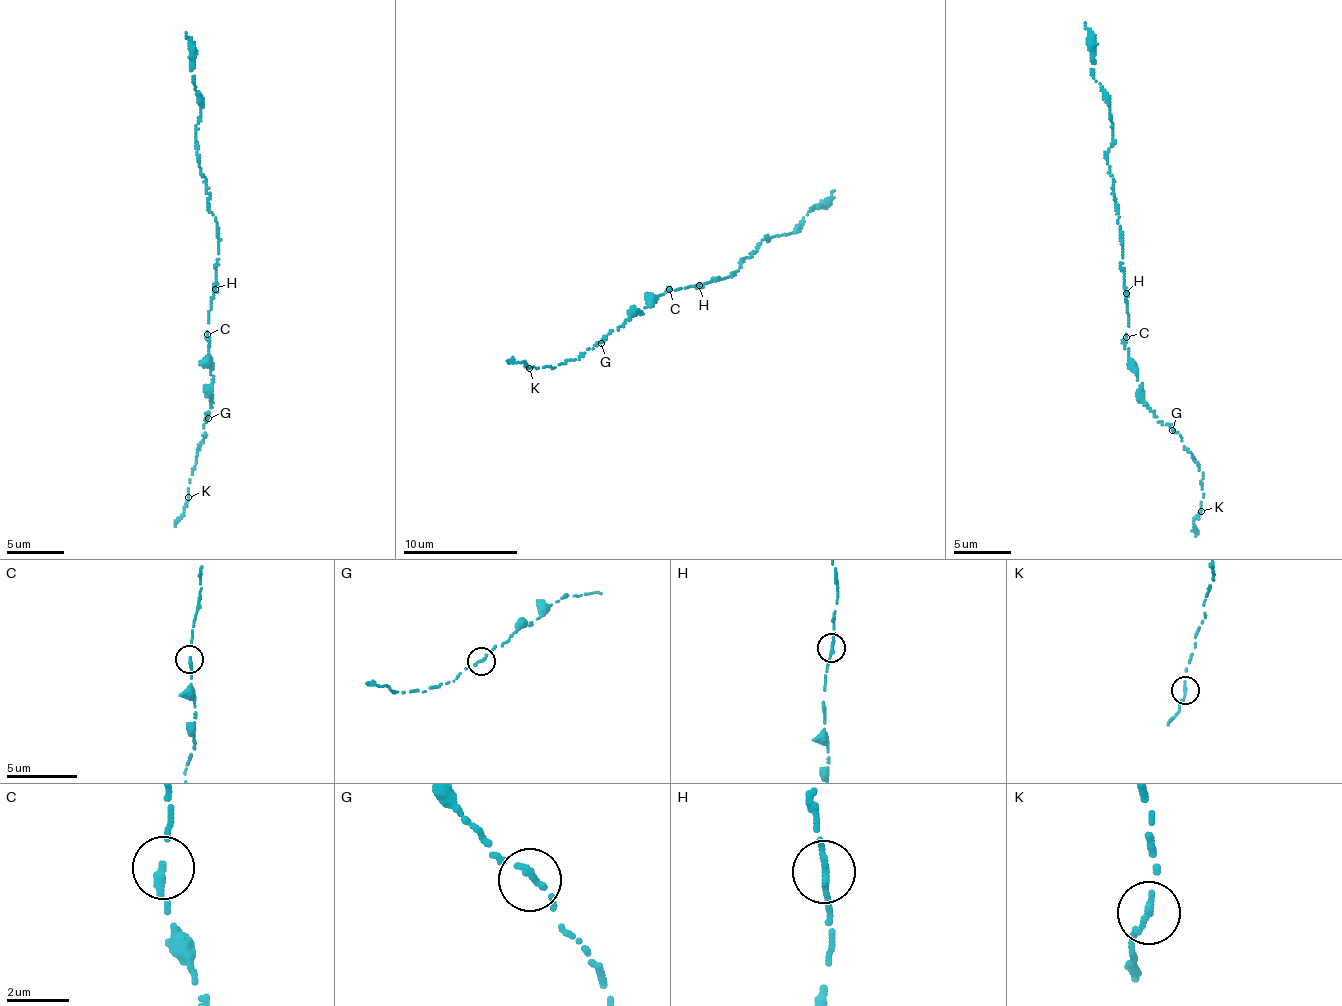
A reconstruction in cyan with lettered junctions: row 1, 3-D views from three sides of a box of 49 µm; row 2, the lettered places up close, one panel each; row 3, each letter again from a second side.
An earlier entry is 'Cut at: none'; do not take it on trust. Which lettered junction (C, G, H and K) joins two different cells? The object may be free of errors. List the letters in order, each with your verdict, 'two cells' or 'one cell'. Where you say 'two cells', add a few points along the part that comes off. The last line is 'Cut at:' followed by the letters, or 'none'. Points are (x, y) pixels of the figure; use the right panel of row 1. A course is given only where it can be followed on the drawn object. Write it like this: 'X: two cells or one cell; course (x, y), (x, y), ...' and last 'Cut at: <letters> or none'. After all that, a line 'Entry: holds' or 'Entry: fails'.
C: one cell
G: one cell
H: one cell
K: one cell
Cut at: none
Entry: holds

